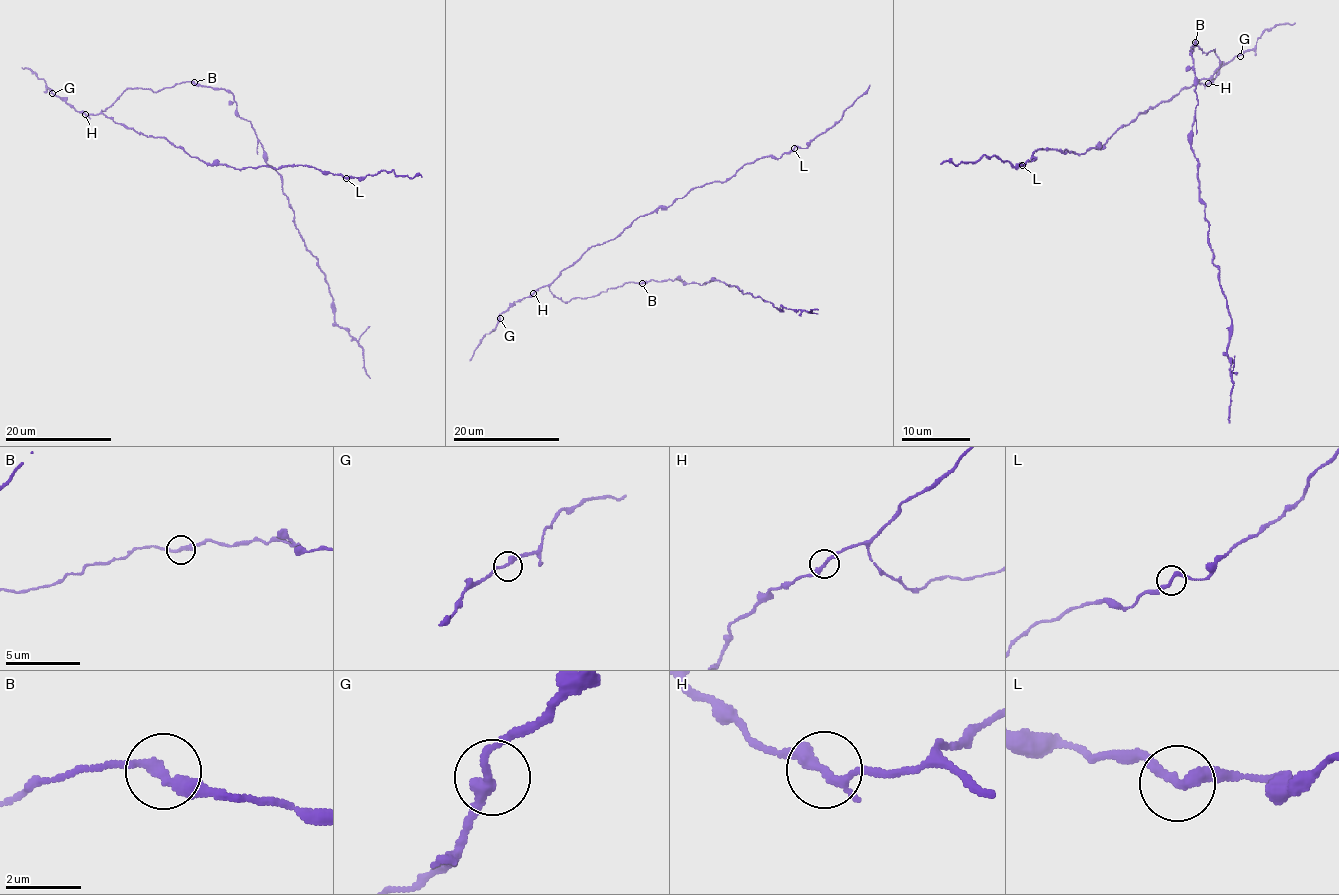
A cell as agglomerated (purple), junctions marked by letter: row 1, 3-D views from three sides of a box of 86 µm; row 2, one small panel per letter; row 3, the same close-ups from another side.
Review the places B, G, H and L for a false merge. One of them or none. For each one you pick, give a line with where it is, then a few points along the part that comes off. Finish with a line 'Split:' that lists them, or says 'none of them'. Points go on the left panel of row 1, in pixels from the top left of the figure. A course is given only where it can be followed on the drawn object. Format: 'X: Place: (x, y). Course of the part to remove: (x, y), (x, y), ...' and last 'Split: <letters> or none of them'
Split: none of them

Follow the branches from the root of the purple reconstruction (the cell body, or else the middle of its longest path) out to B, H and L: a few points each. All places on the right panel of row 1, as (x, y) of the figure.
B: (1213, 50), (1206, 54), (1196, 42)
H: (1213, 50), (1220, 66), (1213, 74), (1199, 81), (1208, 83)
L: (1213, 50), (1220, 61), (1213, 74), (1141, 112), (1103, 145), (1084, 153), (1038, 148), (1034, 159), (1022, 165)

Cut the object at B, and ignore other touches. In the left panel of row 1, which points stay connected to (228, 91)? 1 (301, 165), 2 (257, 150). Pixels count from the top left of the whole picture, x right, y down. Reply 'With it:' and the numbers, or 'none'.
With it: 2

